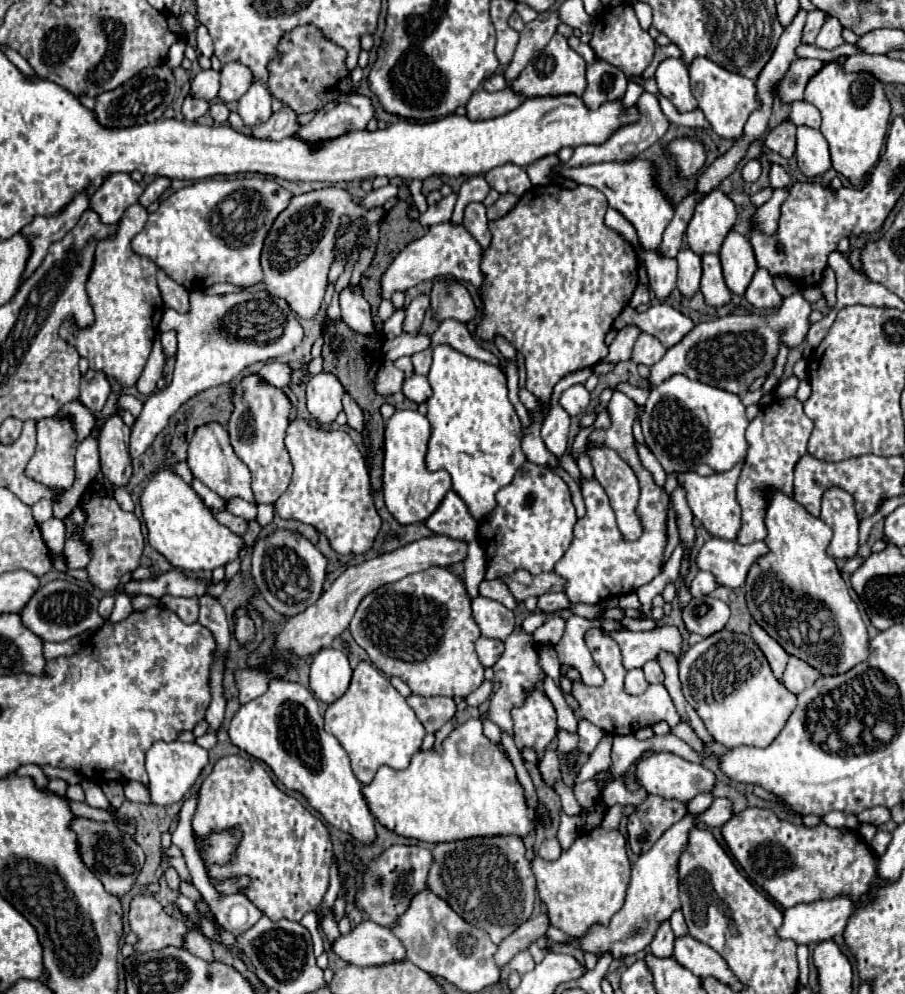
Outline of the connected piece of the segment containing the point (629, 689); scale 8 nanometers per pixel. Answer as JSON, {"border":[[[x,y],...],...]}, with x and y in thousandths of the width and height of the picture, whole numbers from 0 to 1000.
{"border":[[[698,673],[698,675],[692,677],[692,683],[690,683],[690,693],[692,693],[692,697],[696,697],[696,699],[707,699],[707,697],[714,695],[714,691],[716,691],[716,687],[714,687],[714,683],[712,683],[709,673]]]}

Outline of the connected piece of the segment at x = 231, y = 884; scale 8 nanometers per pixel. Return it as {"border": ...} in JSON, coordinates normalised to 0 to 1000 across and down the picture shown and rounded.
{"border":[[[265,882],[265,884],[252,884],[248,888],[241,888],[241,886],[234,886],[234,890],[243,896],[243,898],[263,898],[267,892],[274,892],[276,884],[274,882]]]}

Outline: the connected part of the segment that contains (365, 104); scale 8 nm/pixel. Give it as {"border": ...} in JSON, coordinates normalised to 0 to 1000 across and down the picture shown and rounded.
{"border":[[[393,94],[376,96],[371,104],[362,104],[356,112],[347,116],[347,120],[340,126],[331,128],[325,134],[325,138],[343,146],[354,146],[358,142],[378,138],[387,132],[404,130],[411,116],[413,108],[407,98]]]}

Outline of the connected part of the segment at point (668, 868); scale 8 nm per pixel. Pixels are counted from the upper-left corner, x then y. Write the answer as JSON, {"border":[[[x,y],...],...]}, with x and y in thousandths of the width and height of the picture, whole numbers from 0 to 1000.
{"border":[[[758,820],[751,828],[743,830],[723,850],[716,858],[707,860],[705,866],[698,870],[698,886],[692,898],[692,908],[690,912],[674,925],[672,933],[670,931],[654,931],[643,943],[639,943],[639,951],[643,959],[654,959],[659,963],[665,961],[676,961],[678,965],[687,967],[696,961],[707,959],[714,955],[729,929],[738,927],[745,916],[751,914],[751,904],[749,904],[749,862],[756,856],[760,848],[760,836],[767,832],[767,820]]]}

